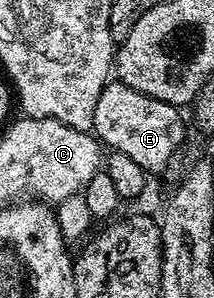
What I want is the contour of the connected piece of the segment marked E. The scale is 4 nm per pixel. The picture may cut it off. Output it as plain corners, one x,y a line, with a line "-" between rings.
111,80
106,83
104,92
100,92
100,100
96,100
92,133
103,147
111,146
111,151
136,160
147,175
154,176
173,160
174,153
186,138
186,126
178,114
181,114
179,107
144,96
136,92
136,88
128,88
128,84

